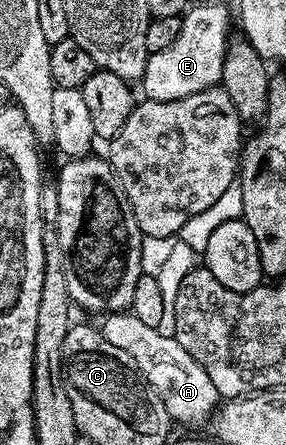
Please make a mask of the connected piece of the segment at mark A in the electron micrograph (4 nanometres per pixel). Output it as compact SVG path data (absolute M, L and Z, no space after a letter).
M109 313L102 319L105 320L99 323L101 335L107 337L111 345L119 345L119 349L135 357L135 365L142 379L149 383L163 401L170 420L197 423L214 414L219 403L215 385L211 385L211 377L207 377L203 365L199 365L199 361L195 361L195 357L191 357L183 345L179 345L177 338L163 337L156 327L143 325L143 321L139 321L139 317L132 313Z

